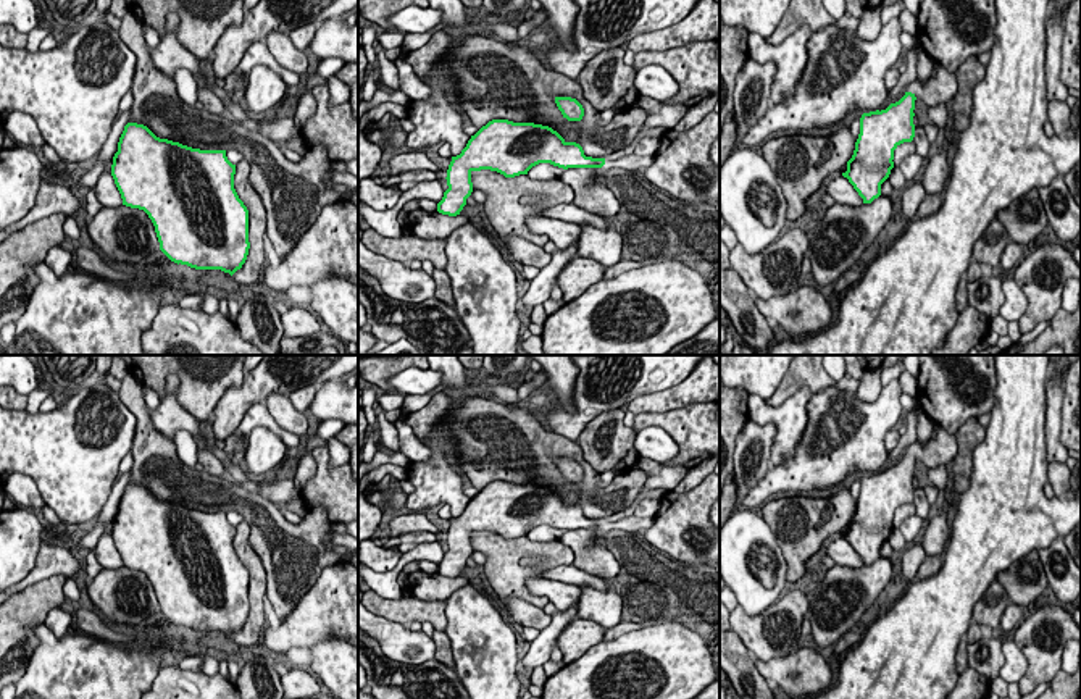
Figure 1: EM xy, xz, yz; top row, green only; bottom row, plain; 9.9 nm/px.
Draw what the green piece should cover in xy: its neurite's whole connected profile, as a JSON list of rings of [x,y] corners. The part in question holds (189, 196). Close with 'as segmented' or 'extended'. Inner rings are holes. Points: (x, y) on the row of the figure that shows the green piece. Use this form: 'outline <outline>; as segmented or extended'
outline [[[127,123],[118,142],[118,152],[113,157],[111,176],[115,184],[121,194],[123,205],[131,208],[144,210],[155,226],[155,232],[160,242],[160,250],[174,263],[187,265],[195,270],[221,270],[229,273],[231,276],[242,268],[247,260],[250,242],[248,242],[248,210],[244,202],[239,199],[234,189],[234,174],[236,165],[232,165],[226,150],[200,150],[182,145],[179,142],[173,142],[168,139],[157,137],[147,126],[137,123]]]; as segmented

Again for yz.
outline [[[934,65],[936,74],[931,76],[924,84],[916,77],[907,86],[905,95],[891,103],[886,110],[876,110],[863,113],[860,118],[860,134],[855,142],[855,150],[852,158],[847,161],[847,171],[842,173],[844,178],[854,186],[863,203],[871,203],[881,195],[881,184],[889,178],[894,168],[894,150],[904,144],[912,142],[915,137],[913,110],[915,100],[921,98],[928,107],[936,107],[939,103],[947,103],[954,100],[957,94],[957,77],[949,73],[942,65]]]; extended

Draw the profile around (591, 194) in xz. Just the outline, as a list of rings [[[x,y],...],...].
[[[568,168],[561,173],[560,181],[574,190],[576,207],[610,220],[620,211],[613,190],[597,179],[594,168]]]

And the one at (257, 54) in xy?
[[[265,40],[255,42],[245,50],[244,58],[240,60],[237,68],[223,79],[223,89],[226,90],[227,97],[231,98],[231,102],[240,105],[242,108],[245,108],[245,90],[248,86],[248,76],[255,66],[266,66],[273,69],[282,77],[287,87],[295,87],[300,84],[300,76],[282,68],[268,50]]]

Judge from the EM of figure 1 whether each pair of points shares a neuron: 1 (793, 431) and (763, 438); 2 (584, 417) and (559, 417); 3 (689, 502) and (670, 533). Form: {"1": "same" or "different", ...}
{"1": "different", "2": "same", "3": "same"}

